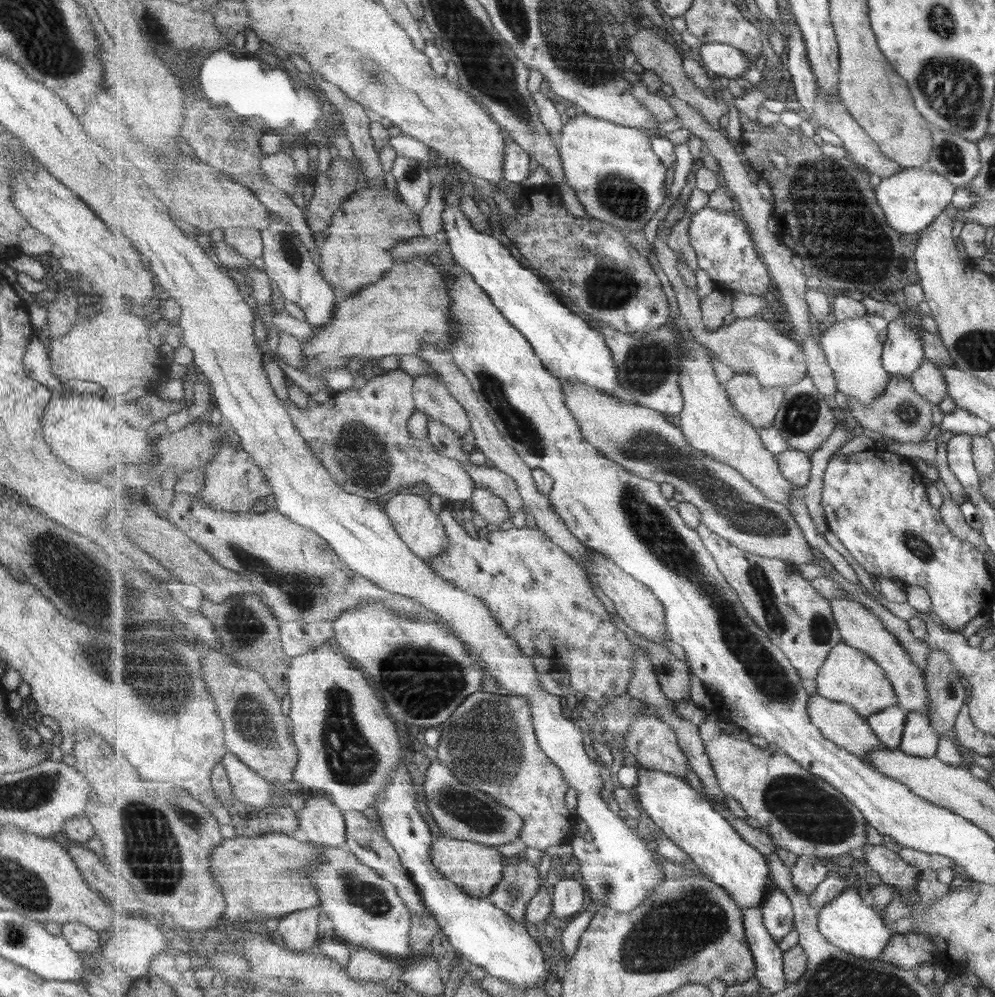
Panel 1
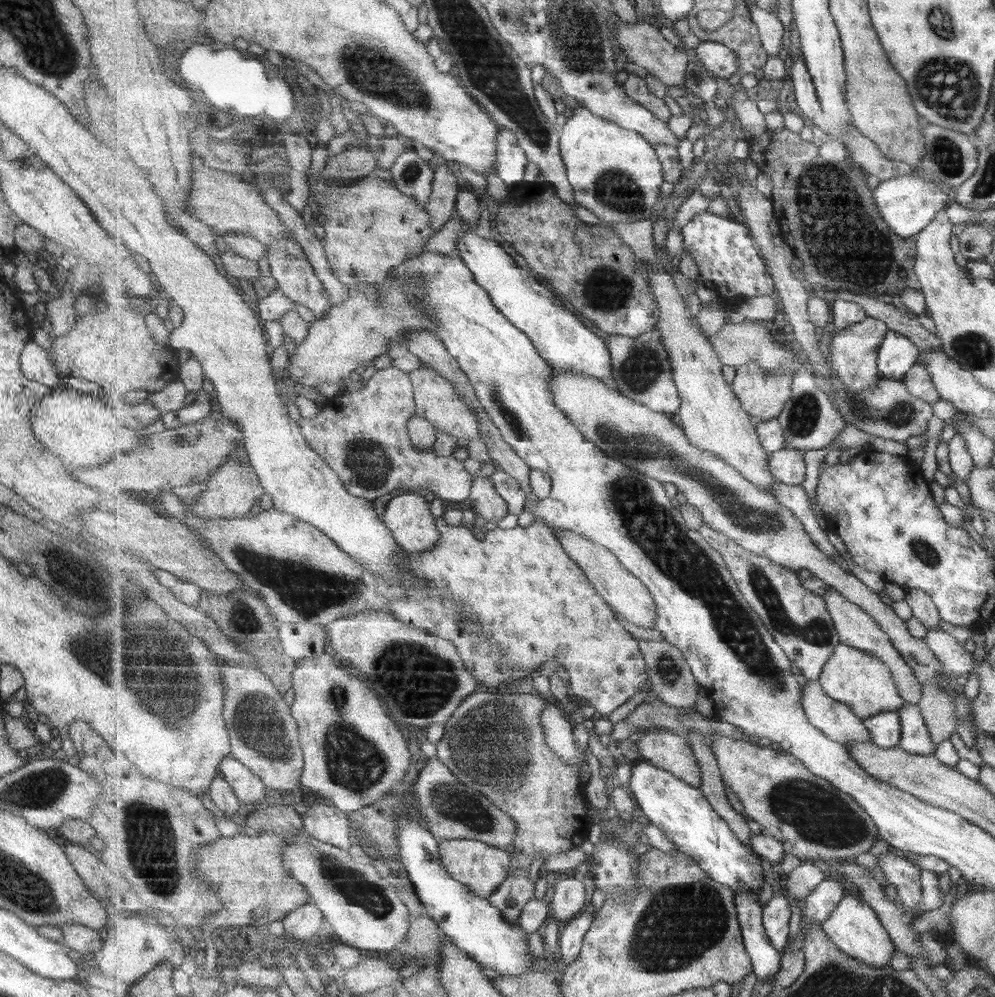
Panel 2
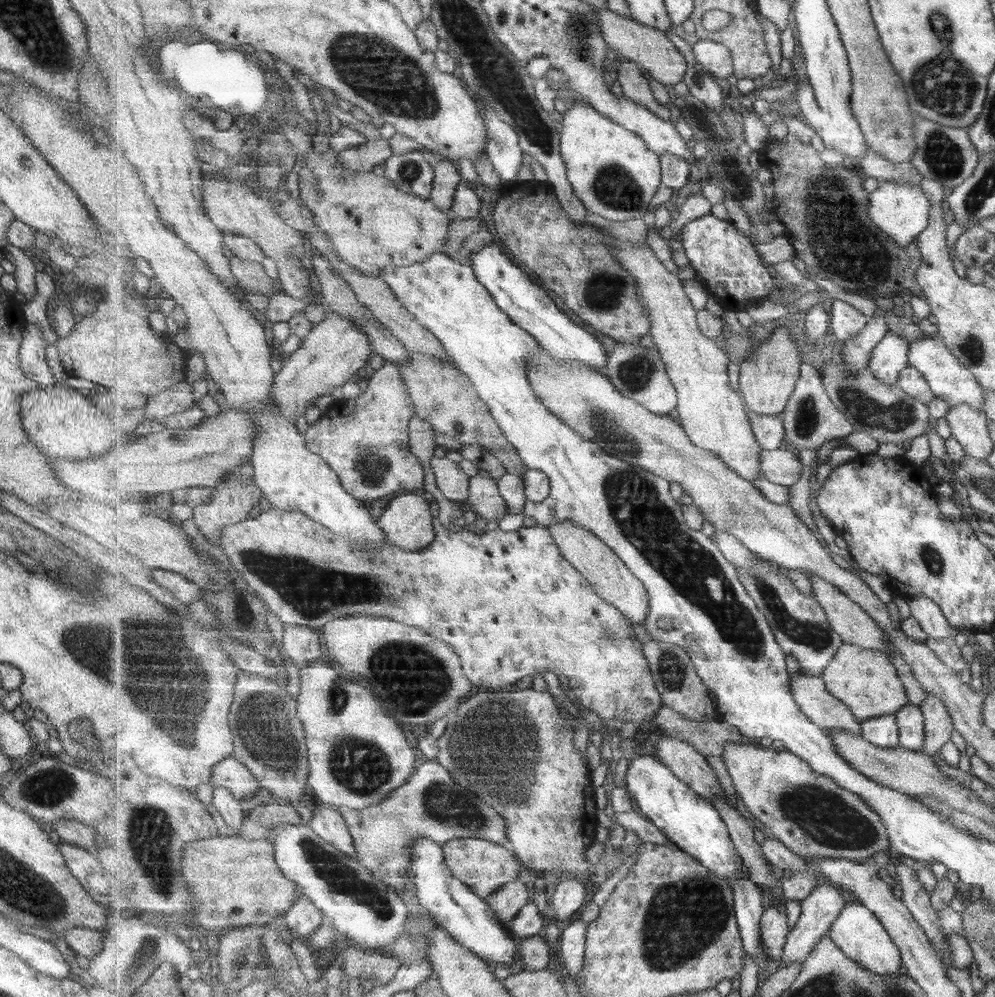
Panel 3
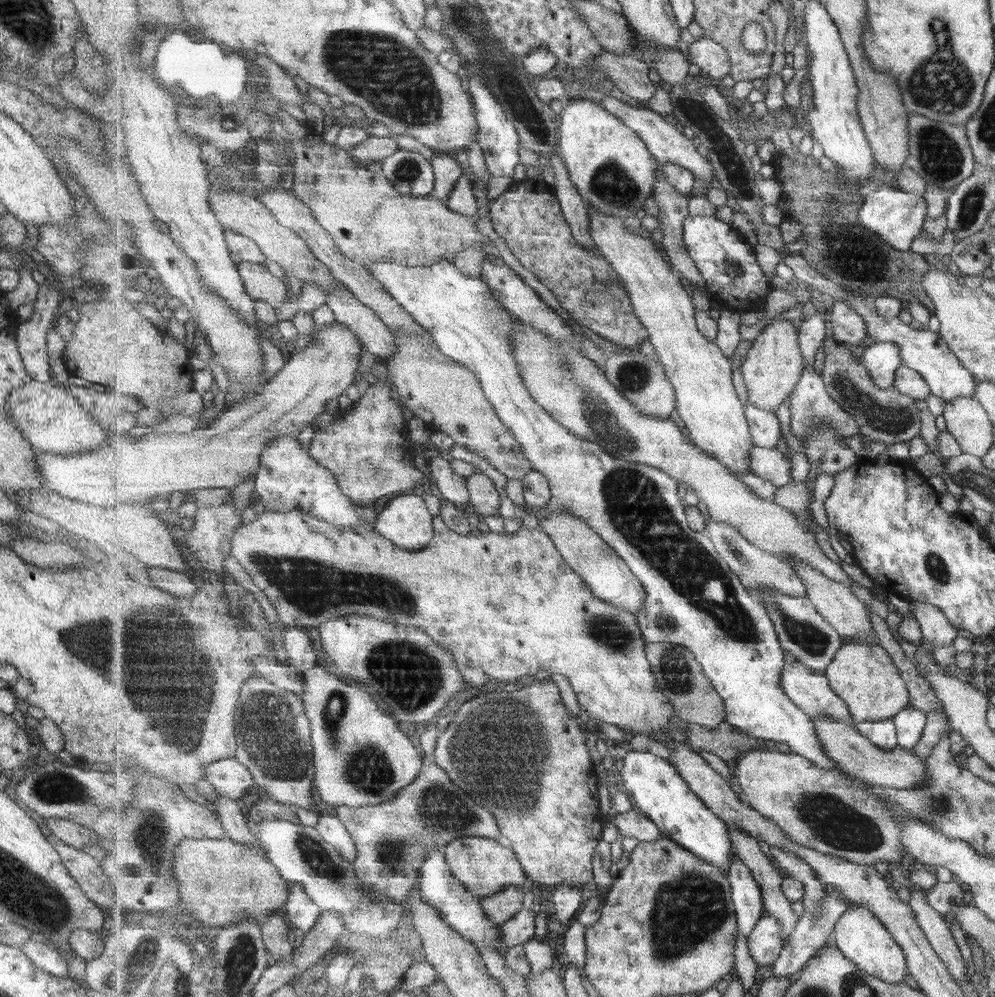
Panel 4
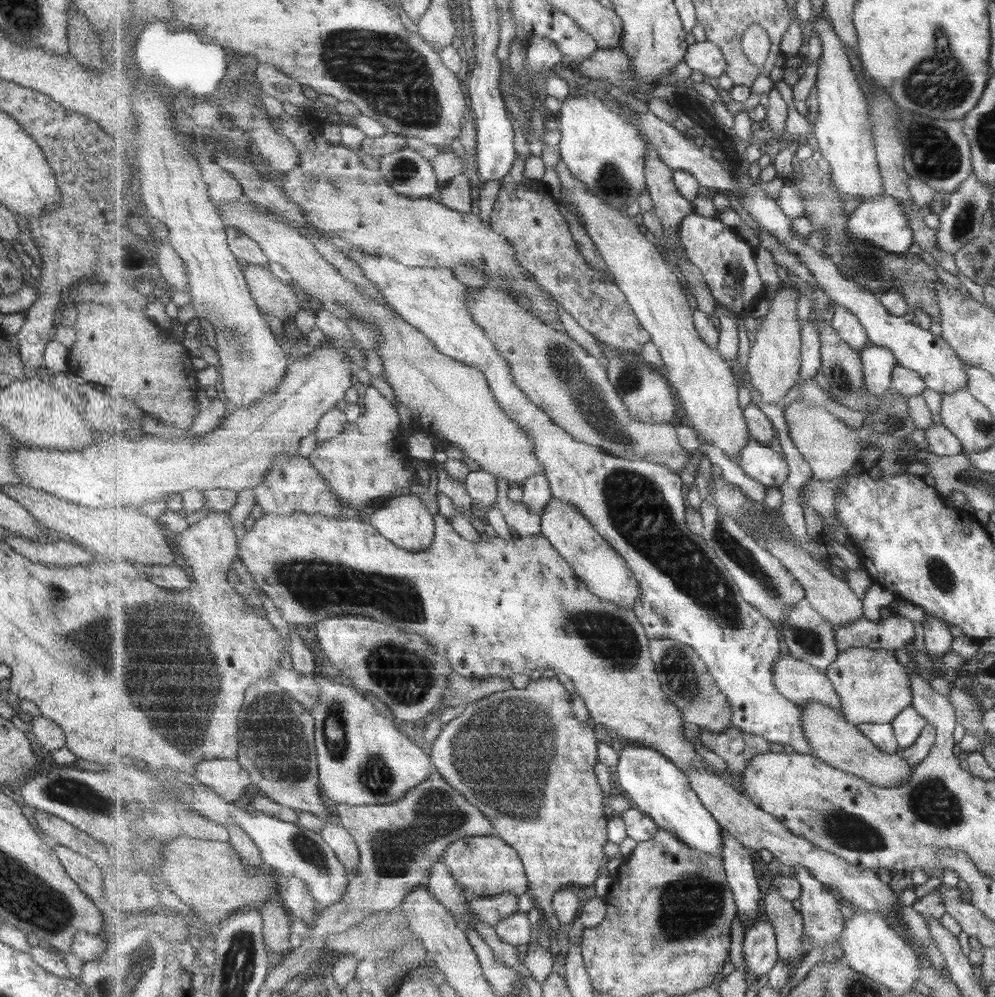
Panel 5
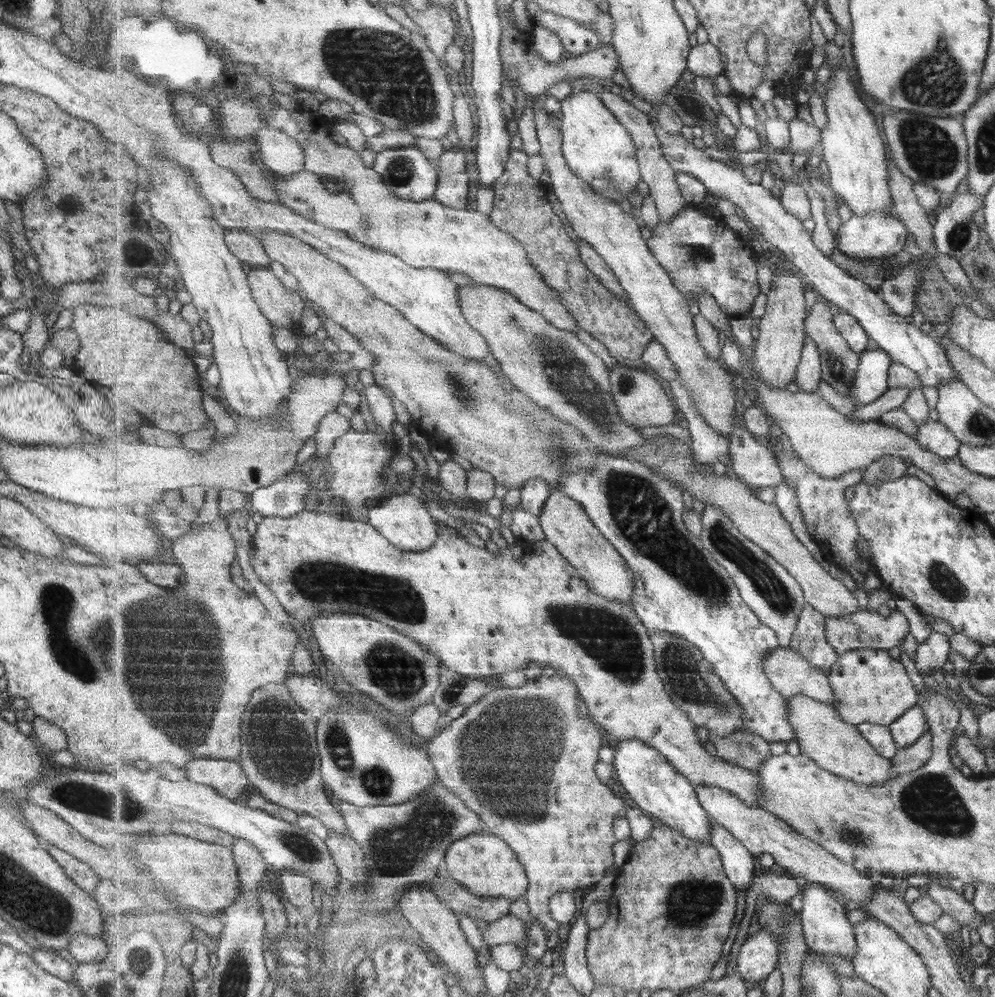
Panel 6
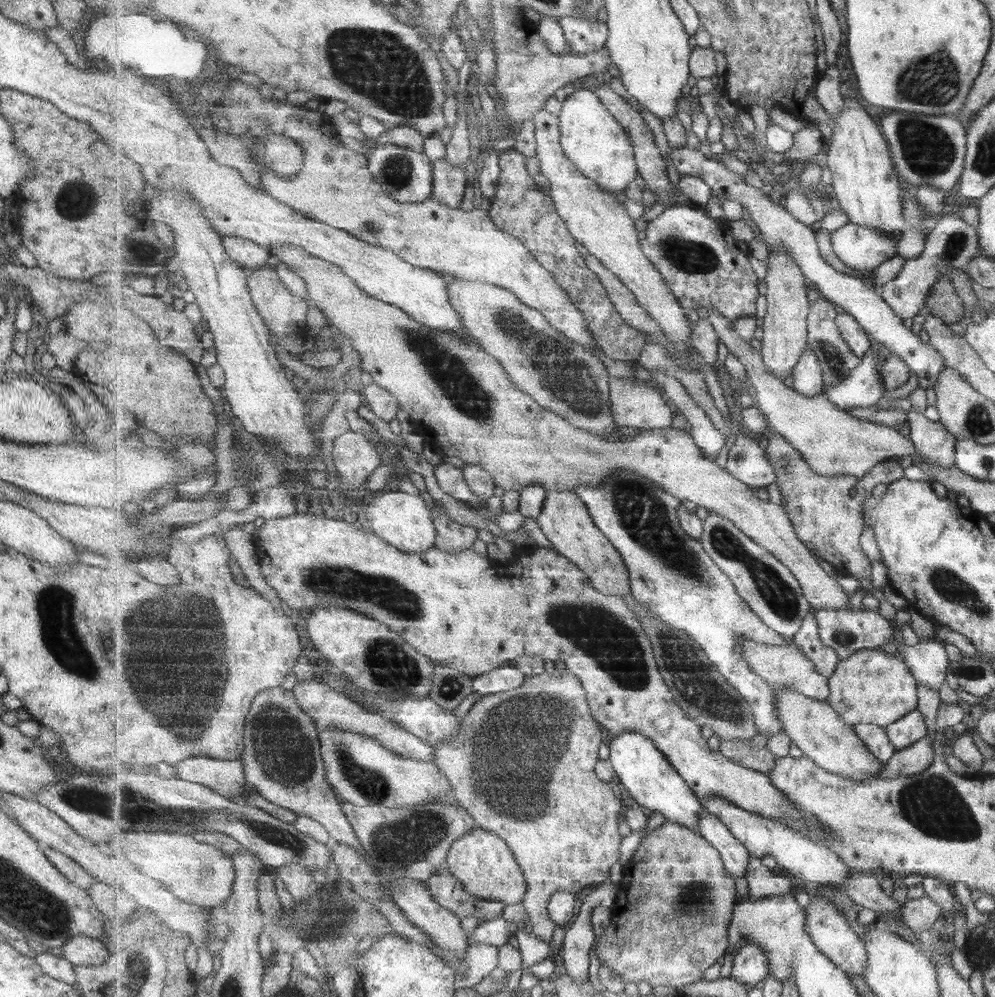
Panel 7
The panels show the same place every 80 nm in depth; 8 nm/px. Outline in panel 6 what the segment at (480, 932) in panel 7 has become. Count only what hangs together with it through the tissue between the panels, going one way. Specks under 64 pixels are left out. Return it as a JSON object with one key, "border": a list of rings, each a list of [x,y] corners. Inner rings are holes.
{"border":[[[507,915],[495,922],[489,923],[482,932],[489,947],[504,943],[525,944],[528,939],[527,927],[521,918]]]}

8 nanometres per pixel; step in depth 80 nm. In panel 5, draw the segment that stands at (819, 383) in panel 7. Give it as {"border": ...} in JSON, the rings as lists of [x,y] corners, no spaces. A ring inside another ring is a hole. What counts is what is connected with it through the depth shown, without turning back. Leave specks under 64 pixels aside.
{"border":[[[806,321],[802,325],[802,380],[813,379],[822,368],[821,334],[819,327],[812,322]]]}

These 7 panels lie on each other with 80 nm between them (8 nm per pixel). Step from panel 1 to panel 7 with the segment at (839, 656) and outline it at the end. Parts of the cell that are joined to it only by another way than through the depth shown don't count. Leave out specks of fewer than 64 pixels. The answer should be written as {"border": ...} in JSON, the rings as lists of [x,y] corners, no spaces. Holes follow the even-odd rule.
{"border":[[[861,649],[849,658],[839,661],[831,678],[828,703],[835,708],[847,724],[878,724],[888,727],[915,710],[917,695],[913,674],[899,655],[880,649]]]}

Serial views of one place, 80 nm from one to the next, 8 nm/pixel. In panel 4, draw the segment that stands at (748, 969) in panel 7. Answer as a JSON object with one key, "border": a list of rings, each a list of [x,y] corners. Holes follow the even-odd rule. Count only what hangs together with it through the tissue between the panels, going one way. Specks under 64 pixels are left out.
{"border":[[[765,913],[748,936],[750,956],[759,966],[773,966],[785,947],[781,936],[780,922],[770,913]]]}

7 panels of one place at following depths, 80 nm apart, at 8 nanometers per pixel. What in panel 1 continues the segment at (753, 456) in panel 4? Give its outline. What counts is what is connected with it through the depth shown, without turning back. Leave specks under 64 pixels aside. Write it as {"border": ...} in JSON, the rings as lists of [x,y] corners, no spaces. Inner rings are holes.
{"border":[[[787,449],[778,455],[779,469],[785,479],[796,486],[805,487],[812,478],[812,458],[810,454],[797,450]]]}

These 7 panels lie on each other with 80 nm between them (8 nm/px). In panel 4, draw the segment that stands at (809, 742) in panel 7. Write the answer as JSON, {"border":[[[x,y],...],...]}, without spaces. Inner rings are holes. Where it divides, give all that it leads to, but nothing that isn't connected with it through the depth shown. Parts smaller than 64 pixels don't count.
{"border":[[[819,715],[813,719],[825,754],[834,760],[842,772],[848,772],[877,787],[910,789],[924,783],[924,759],[913,756],[909,750],[899,746],[890,751],[879,748],[879,745],[875,745],[869,737],[863,736],[856,726],[835,720],[829,715]]]}

